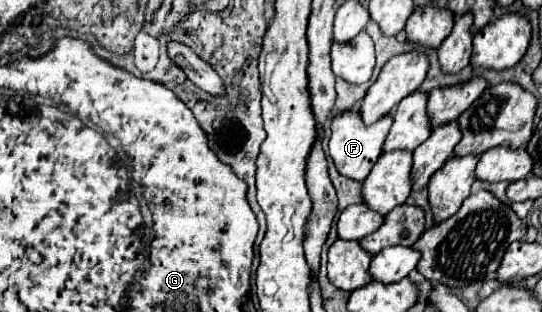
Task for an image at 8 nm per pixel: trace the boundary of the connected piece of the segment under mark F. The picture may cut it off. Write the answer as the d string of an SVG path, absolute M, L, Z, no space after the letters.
M342 113L338 117L332 119L330 127L332 127L332 137L330 137L330 157L338 169L340 175L354 179L354 181L364 181L372 169L372 165L376 163L376 159L382 153L382 145L384 139L390 131L392 125L392 117L382 117L380 121L376 121L374 125L364 125L358 113Z

